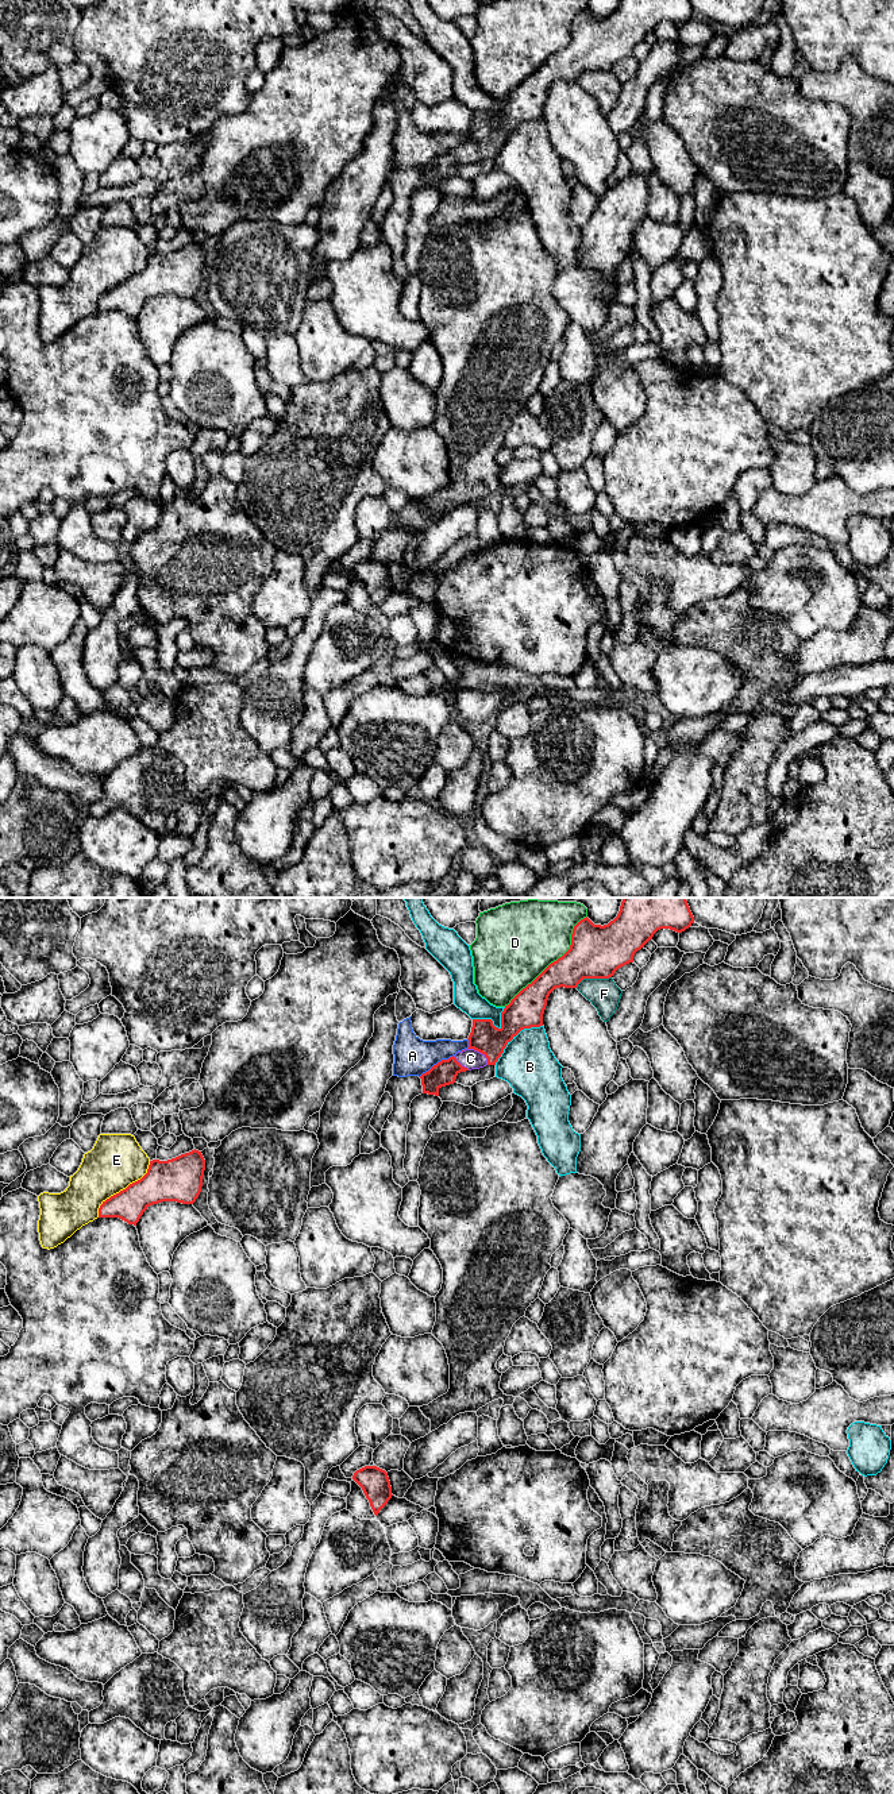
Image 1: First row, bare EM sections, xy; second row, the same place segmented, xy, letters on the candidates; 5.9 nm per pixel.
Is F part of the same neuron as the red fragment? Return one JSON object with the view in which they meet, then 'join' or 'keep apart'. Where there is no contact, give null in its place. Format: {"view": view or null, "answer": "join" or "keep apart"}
{"view": "xy", "answer": "keep apart"}

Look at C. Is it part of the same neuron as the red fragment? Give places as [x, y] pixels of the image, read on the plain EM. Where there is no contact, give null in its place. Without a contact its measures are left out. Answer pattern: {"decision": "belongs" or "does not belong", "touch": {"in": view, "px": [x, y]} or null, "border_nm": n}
{"decision": "belongs", "touch": {"in": "xy", "px": [477, 143]}, "border_nm": 180}

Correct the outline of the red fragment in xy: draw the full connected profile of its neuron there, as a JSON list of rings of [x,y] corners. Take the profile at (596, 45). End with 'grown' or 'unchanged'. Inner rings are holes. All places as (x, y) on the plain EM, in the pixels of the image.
[[[620,0],[617,9],[604,19],[594,18],[587,9],[581,12],[573,22],[570,42],[505,99],[500,121],[492,112],[473,112],[467,131],[469,140],[448,153],[442,153],[420,169],[423,186],[439,189],[439,182],[454,177],[461,165],[496,158],[506,138],[521,123],[543,119],[547,93],[555,81],[577,81],[583,72],[609,72],[619,61],[633,55],[635,46],[644,40],[658,23],[670,22],[682,26],[693,16],[690,0]]] | grown

